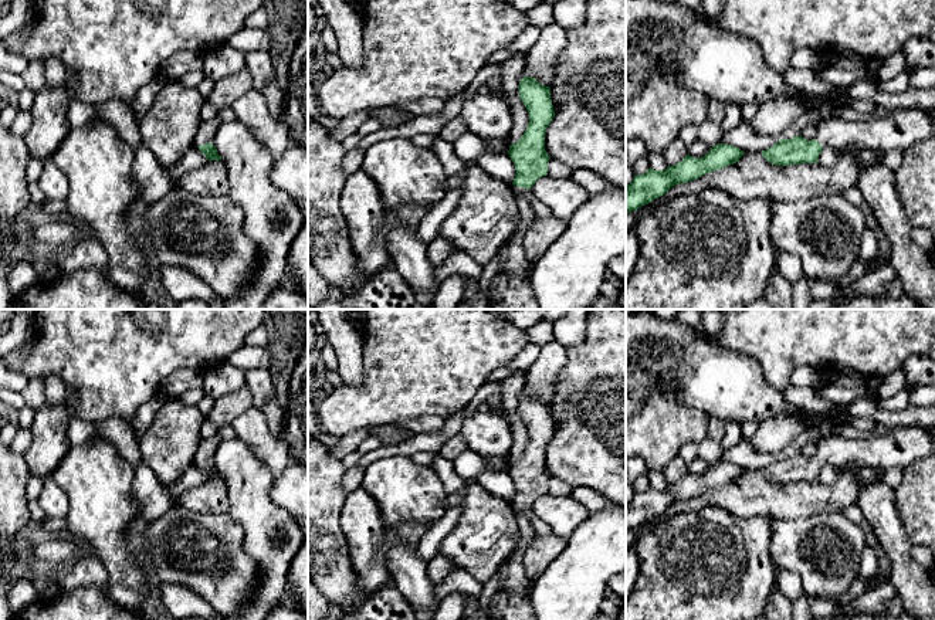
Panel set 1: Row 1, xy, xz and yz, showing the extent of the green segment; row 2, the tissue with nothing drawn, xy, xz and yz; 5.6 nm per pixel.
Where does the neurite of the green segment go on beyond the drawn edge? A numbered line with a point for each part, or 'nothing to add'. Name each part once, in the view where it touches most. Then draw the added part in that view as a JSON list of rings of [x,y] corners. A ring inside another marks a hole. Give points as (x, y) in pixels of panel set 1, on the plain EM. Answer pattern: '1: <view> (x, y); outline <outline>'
1: xz (514, 580); outline [[[514,502],[512,506],[519,529],[519,542],[516,550],[497,570],[497,576],[501,579],[499,592],[516,596],[529,596],[532,582],[526,576],[522,560],[526,548],[536,533],[529,518],[526,516],[529,506]]]

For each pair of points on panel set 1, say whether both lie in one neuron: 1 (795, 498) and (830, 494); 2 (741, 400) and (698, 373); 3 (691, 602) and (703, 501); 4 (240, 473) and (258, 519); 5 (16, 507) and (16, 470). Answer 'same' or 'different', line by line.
1: same
2: same
3: different
4: same
5: same

